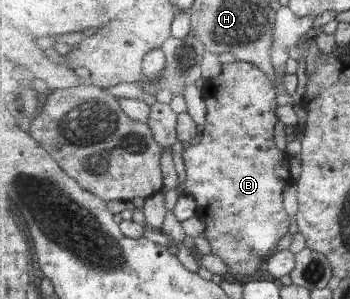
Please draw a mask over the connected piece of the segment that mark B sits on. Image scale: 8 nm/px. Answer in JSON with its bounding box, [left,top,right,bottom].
[183,60,293,277]

